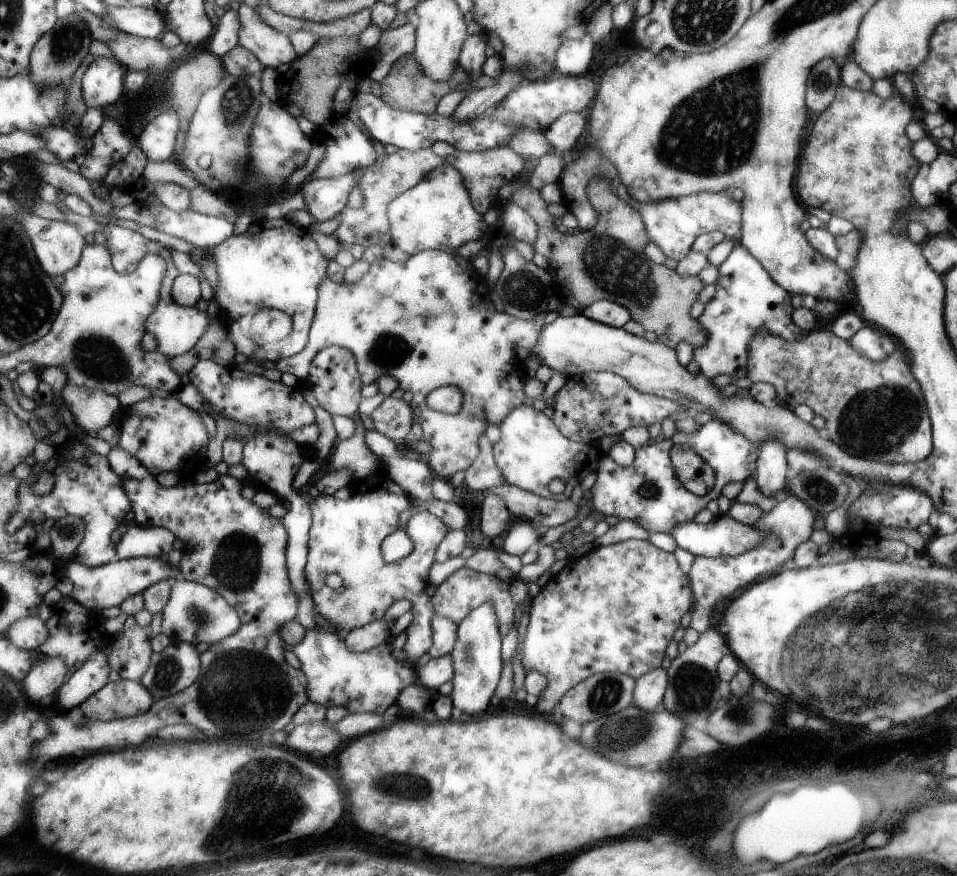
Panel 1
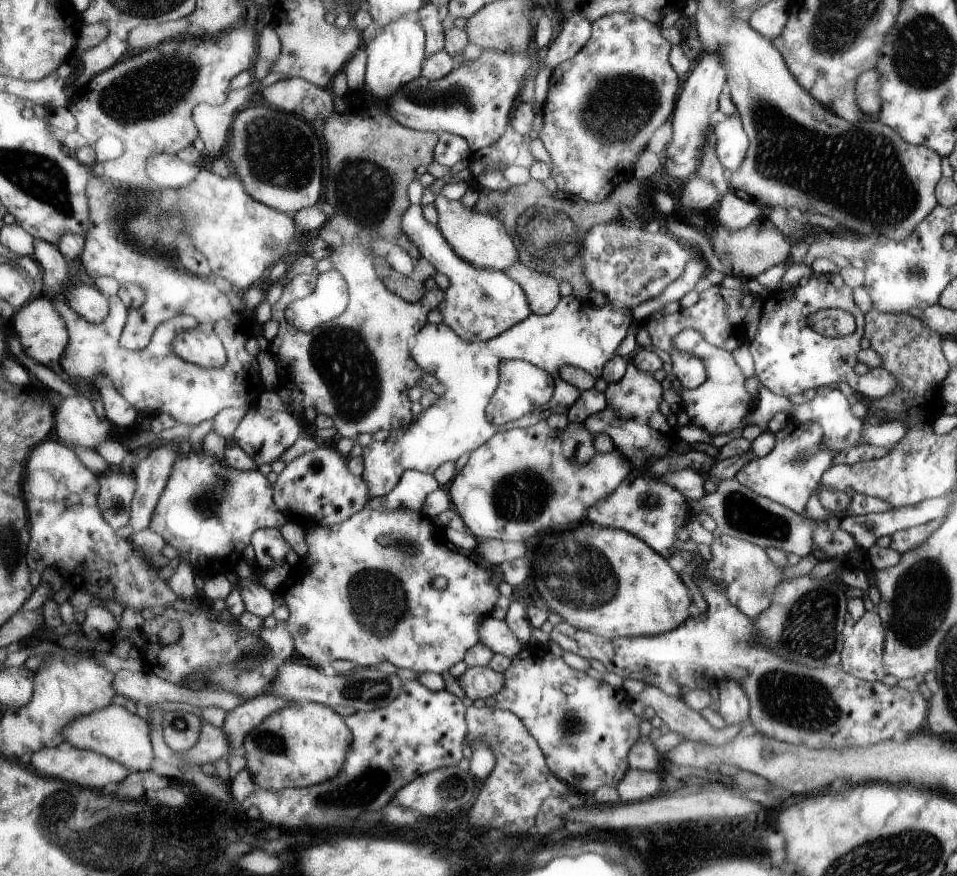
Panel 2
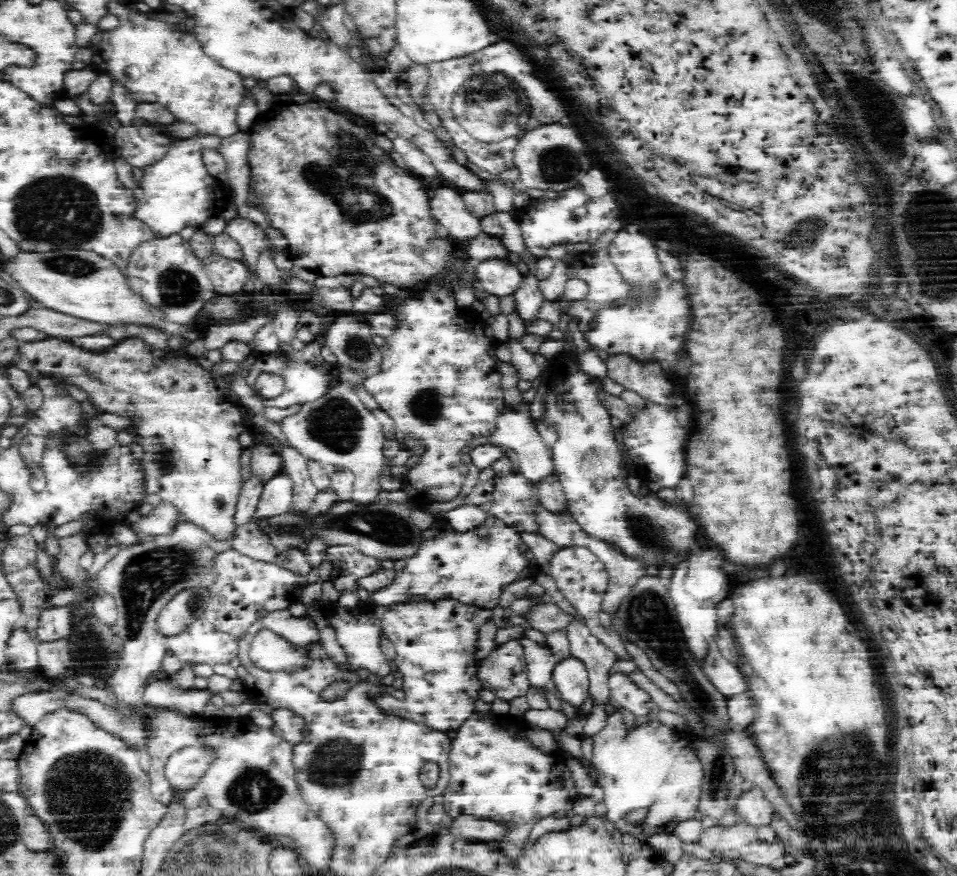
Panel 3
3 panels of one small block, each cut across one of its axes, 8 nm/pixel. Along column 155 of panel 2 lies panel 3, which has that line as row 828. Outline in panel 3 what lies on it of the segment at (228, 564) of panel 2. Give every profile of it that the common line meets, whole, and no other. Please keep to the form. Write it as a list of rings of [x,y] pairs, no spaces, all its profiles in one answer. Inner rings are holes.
[[[474,712],[460,728],[458,738],[452,740],[452,752],[450,752],[450,784],[446,792],[442,794],[442,804],[448,816],[458,818],[460,812],[472,814],[478,820],[494,820],[498,824],[508,824],[508,834],[500,840],[500,852],[508,856],[510,860],[516,860],[524,854],[528,846],[528,836],[532,828],[544,820],[550,818],[558,810],[572,810],[574,802],[580,798],[580,792],[576,790],[576,782],[572,774],[568,772],[564,760],[560,756],[544,754],[530,740],[516,740],[508,736],[506,730],[494,724],[492,714],[480,714]]]

